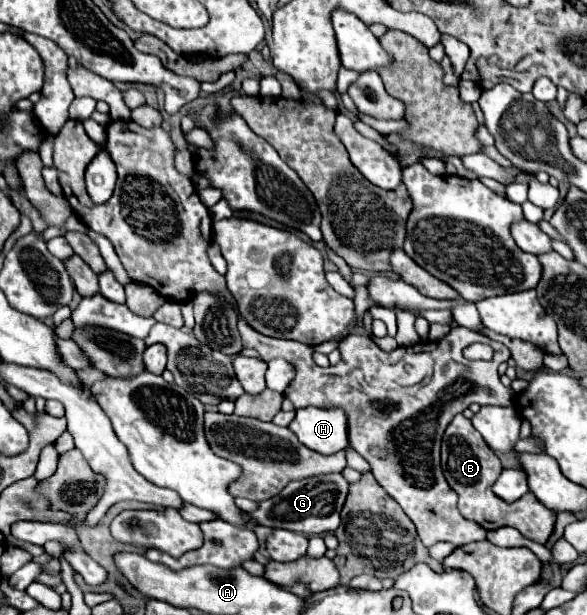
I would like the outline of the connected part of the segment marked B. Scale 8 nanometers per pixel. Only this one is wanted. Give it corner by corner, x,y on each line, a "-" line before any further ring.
461,413
449,423
445,435
443,435
443,445
441,445
441,465
447,483
451,489
459,493
459,513
465,519
477,521
483,529
499,529
499,527
515,527
521,531
523,537
545,543
553,531
555,525
555,511
547,509
539,499
530,491
515,503
505,503
499,499
491,487
495,483
495,477
503,471
499,457
495,451
487,447
487,443
481,439
481,435
475,431
471,421
463,417

